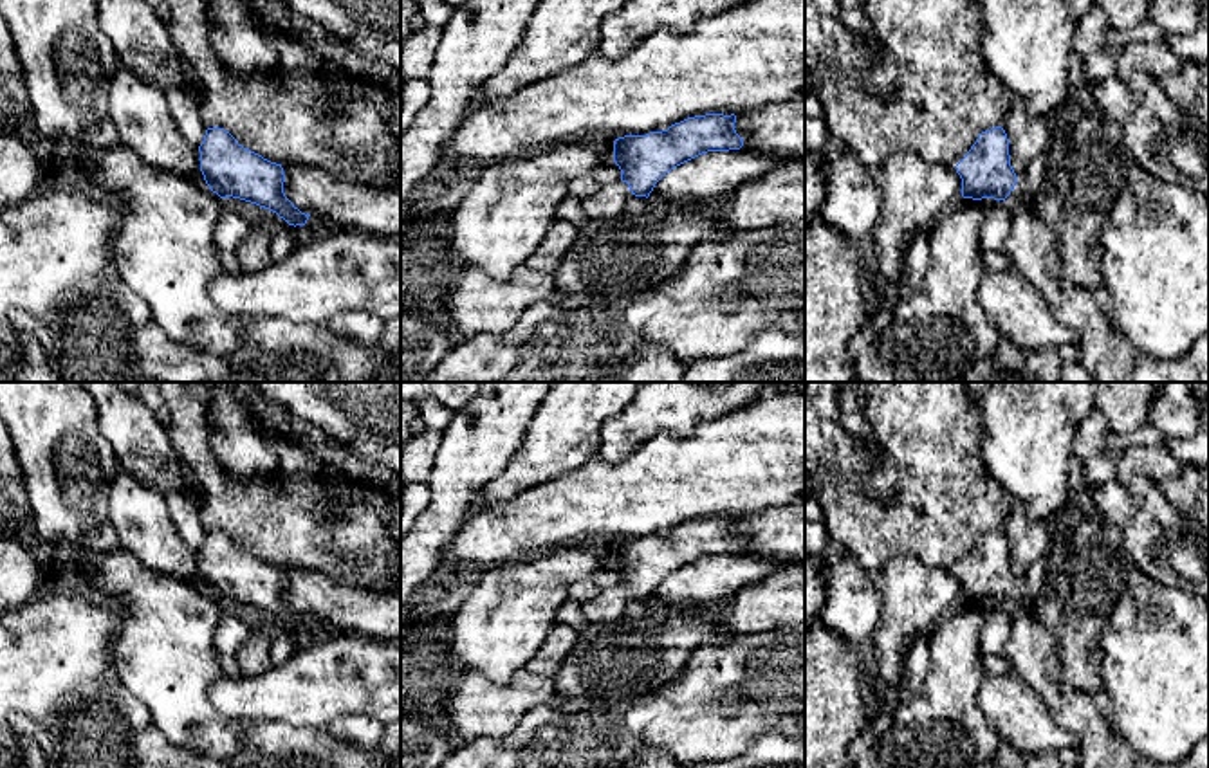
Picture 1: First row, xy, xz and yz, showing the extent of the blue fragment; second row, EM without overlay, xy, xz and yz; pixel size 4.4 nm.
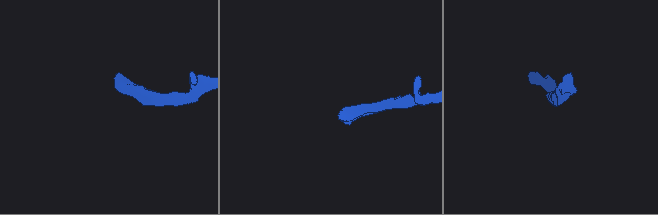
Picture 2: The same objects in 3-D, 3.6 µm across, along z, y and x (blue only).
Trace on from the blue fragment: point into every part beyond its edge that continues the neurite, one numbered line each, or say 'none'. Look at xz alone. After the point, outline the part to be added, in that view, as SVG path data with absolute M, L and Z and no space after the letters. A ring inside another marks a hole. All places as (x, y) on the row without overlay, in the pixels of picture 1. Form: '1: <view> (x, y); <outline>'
1: xz (609, 606); M617 584L614 588L604 590L595 599L590 599L581 604L581 611L588 624L597 622L615 622L624 617L626 604L633 600L628 588Z

